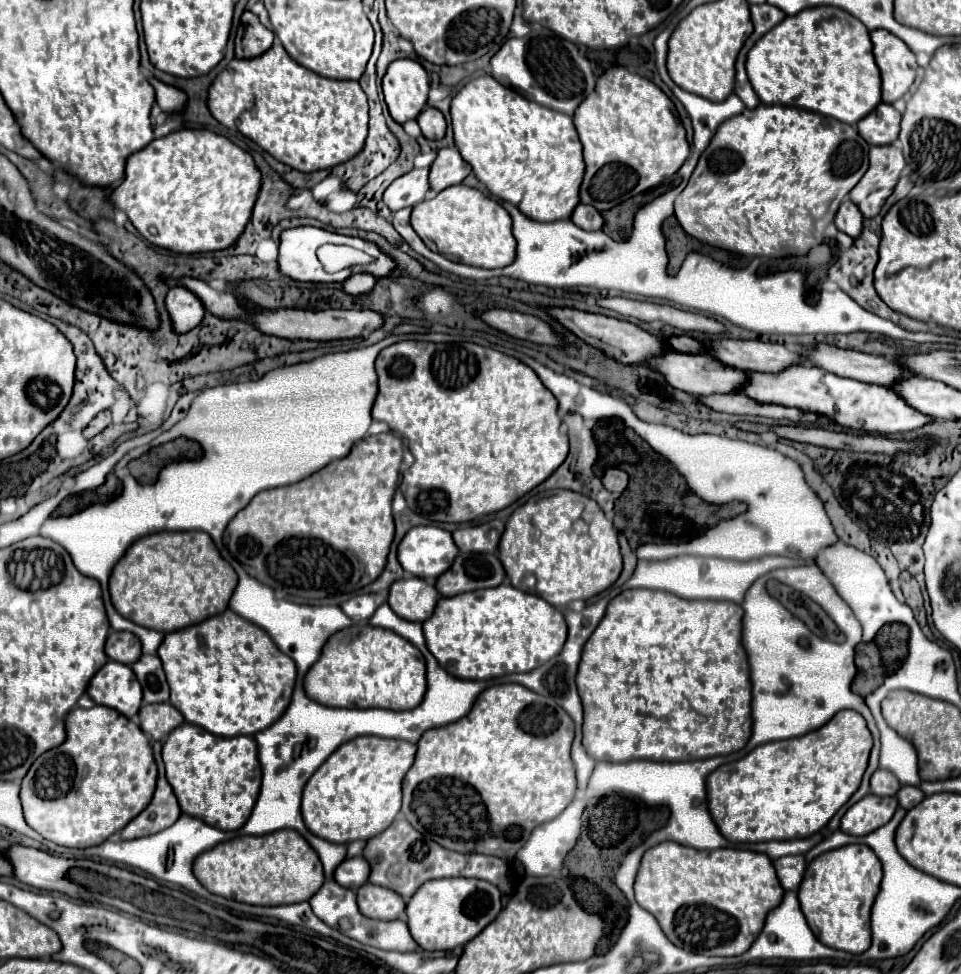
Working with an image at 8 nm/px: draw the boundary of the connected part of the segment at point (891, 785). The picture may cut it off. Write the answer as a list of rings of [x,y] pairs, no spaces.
[[[876,770],[870,780],[870,792],[876,796],[894,796],[900,788],[898,778],[888,770]]]

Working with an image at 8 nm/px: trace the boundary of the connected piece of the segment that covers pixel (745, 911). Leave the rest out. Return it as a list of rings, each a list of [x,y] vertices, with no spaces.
[[[662,842],[650,848],[640,864],[636,884],[636,902],[648,910],[678,948],[704,956],[740,956],[744,954],[764,928],[764,920],[784,896],[772,860],[766,854],[722,848],[722,850],[694,850],[676,842]]]

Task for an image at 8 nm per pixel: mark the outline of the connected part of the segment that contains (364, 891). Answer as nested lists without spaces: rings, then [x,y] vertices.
[[[368,882],[358,890],[358,908],[368,918],[394,920],[404,912],[406,904],[398,892]]]

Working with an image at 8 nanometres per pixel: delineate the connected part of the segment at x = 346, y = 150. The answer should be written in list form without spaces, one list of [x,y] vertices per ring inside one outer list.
[[[278,38],[274,40],[272,48],[258,58],[234,58],[226,64],[226,68],[208,88],[208,110],[220,124],[242,132],[276,160],[300,172],[314,172],[342,164],[362,150],[362,144],[368,136],[368,100],[360,84],[320,78],[318,74],[294,62]]]

